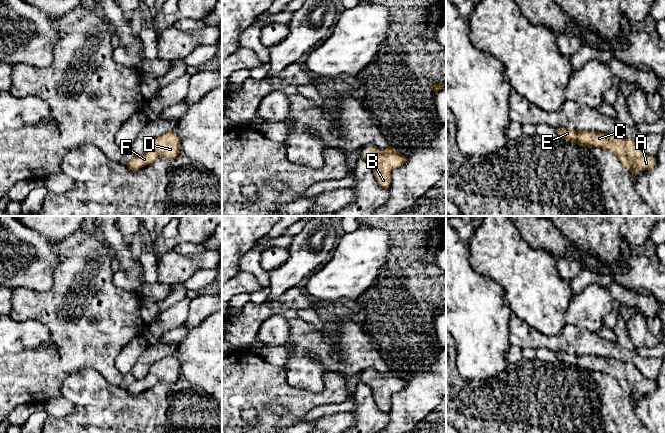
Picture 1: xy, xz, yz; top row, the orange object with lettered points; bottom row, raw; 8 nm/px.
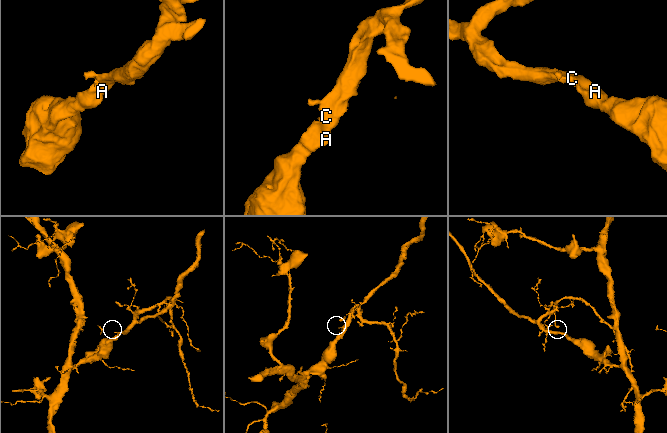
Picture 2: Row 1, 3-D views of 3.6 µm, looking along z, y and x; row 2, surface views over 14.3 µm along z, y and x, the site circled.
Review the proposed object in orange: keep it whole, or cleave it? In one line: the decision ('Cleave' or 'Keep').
Keep

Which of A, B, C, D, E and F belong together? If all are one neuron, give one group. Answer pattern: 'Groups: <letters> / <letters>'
Groups: A B C D E F

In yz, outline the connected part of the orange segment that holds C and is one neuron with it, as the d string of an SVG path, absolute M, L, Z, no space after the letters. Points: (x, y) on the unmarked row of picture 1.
M557 352L559 362L574 366L583 371L598 371L617 380L621 388L628 393L635 403L636 394L649 394L656 389L655 381L644 377L634 364L622 363L613 358L596 355L575 355Z

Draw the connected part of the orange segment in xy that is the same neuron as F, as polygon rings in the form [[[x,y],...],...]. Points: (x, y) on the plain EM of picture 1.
[[[173,356],[162,358],[151,366],[148,373],[141,379],[135,379],[126,389],[133,395],[154,387],[158,382],[164,381],[174,384],[180,377],[180,363]]]

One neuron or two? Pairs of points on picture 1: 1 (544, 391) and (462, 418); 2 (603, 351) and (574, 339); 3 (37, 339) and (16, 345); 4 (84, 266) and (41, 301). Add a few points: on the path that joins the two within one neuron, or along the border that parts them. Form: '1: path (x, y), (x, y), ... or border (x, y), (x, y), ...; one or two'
1: path (524, 393), (503, 414), (482, 414); one
2: path (596, 345), (581, 341); one
3: path (32, 339), (25, 339), (21, 343); one
4: path (73, 277), (52, 298); one

